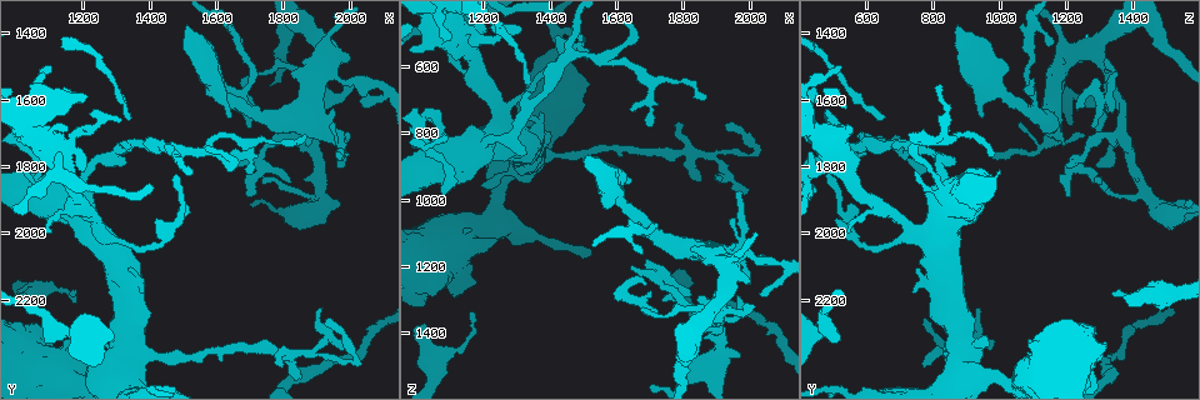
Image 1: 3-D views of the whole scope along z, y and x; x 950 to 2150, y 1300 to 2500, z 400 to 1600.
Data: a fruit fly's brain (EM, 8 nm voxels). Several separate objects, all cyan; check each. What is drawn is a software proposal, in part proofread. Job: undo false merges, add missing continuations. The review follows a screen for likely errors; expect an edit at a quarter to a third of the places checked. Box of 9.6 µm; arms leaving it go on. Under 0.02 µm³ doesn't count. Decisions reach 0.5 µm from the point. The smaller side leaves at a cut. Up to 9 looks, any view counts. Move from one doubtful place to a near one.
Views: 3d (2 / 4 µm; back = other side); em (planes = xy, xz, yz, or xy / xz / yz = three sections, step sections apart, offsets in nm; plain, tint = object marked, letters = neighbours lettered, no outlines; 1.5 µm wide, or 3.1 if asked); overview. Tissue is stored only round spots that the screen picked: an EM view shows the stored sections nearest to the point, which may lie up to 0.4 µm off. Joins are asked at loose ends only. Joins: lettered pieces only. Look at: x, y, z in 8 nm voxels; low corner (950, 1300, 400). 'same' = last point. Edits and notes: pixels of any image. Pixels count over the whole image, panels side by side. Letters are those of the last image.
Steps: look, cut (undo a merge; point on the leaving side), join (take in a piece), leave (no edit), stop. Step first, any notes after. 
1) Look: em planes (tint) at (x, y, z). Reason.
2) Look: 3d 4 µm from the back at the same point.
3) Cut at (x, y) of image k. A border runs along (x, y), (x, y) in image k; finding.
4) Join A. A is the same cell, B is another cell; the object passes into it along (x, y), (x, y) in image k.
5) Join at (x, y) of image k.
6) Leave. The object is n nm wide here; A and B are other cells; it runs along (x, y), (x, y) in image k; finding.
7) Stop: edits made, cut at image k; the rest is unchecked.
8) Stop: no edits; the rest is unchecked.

Look: em planes (tint) at (1170, 2190, 1340). Branch stops here.

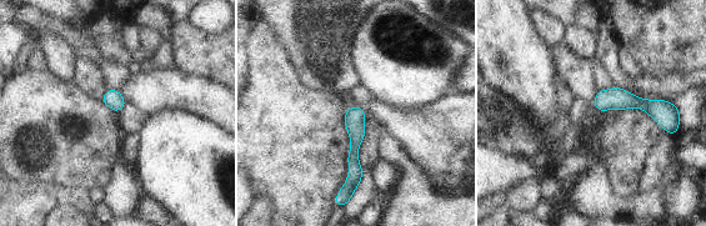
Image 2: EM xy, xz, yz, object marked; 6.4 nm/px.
Look: em planes (letters) at the same point. What lies round it.

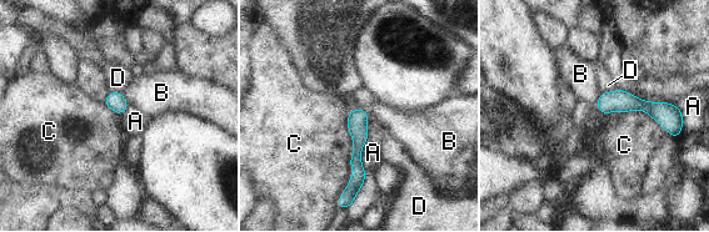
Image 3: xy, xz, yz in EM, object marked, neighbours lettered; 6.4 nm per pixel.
Leave. A, B, C and D are other cells; it runs along (357, 111), (354, 187) in image 3; no lettered piece goes on from it.

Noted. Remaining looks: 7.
Look: 3d 4 µm at (1880, 2360, 870). Three-way junction.

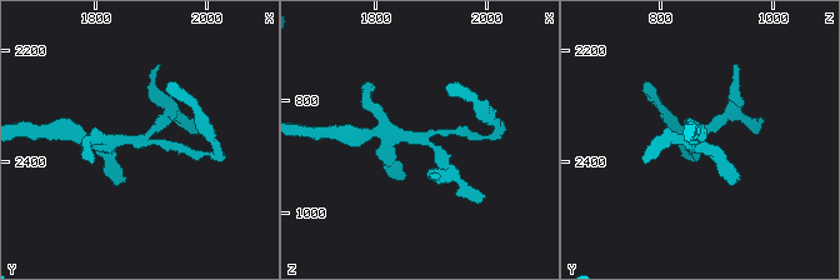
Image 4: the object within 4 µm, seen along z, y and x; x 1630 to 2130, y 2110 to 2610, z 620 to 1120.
Look: em planes (letters) at (1870, 2360, 865).

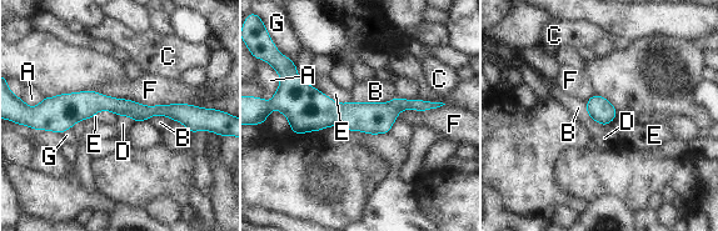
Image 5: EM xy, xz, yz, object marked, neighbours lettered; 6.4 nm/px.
Leave. The longest contact is with F, 750 nm; A, B, C, D, E, F and G are other cells; all the same cell.

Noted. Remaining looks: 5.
Look: 3d 2 µm from the back at (1200, 1760, 480). Stops while still wide.

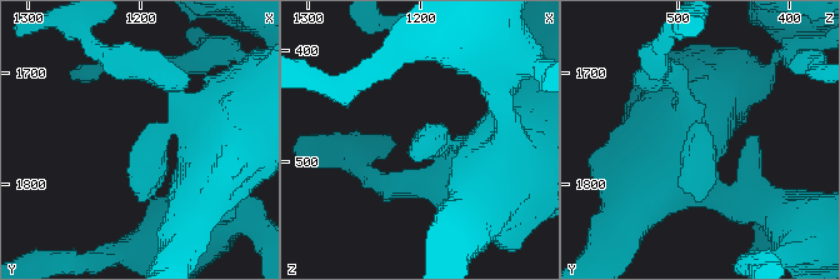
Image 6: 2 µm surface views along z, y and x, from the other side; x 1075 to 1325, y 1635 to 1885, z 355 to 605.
Look: em planes (letters) at (1200, 1752, 480).

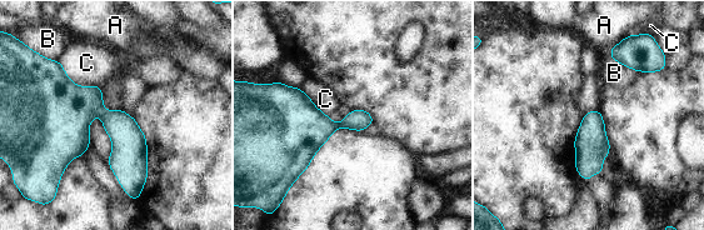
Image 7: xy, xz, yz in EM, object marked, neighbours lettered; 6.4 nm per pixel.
Leave. A, B and C are other cells; it runs along (63, 114), (100, 111), (128, 139), (136, 195) in image 7; none of them fits.

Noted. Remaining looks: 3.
Look: em planes (letters) at (1080, 1560, 830). Thin end.

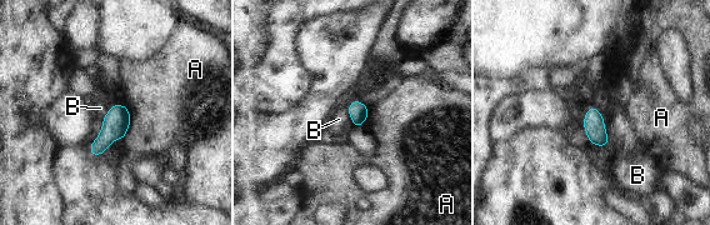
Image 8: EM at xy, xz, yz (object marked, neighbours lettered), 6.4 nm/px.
Leave. The object is 120 nm wide here; A and B are other cells; no lettered piece goes on from it.

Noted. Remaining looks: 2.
Stop: no edits; the rest is unchecked.

